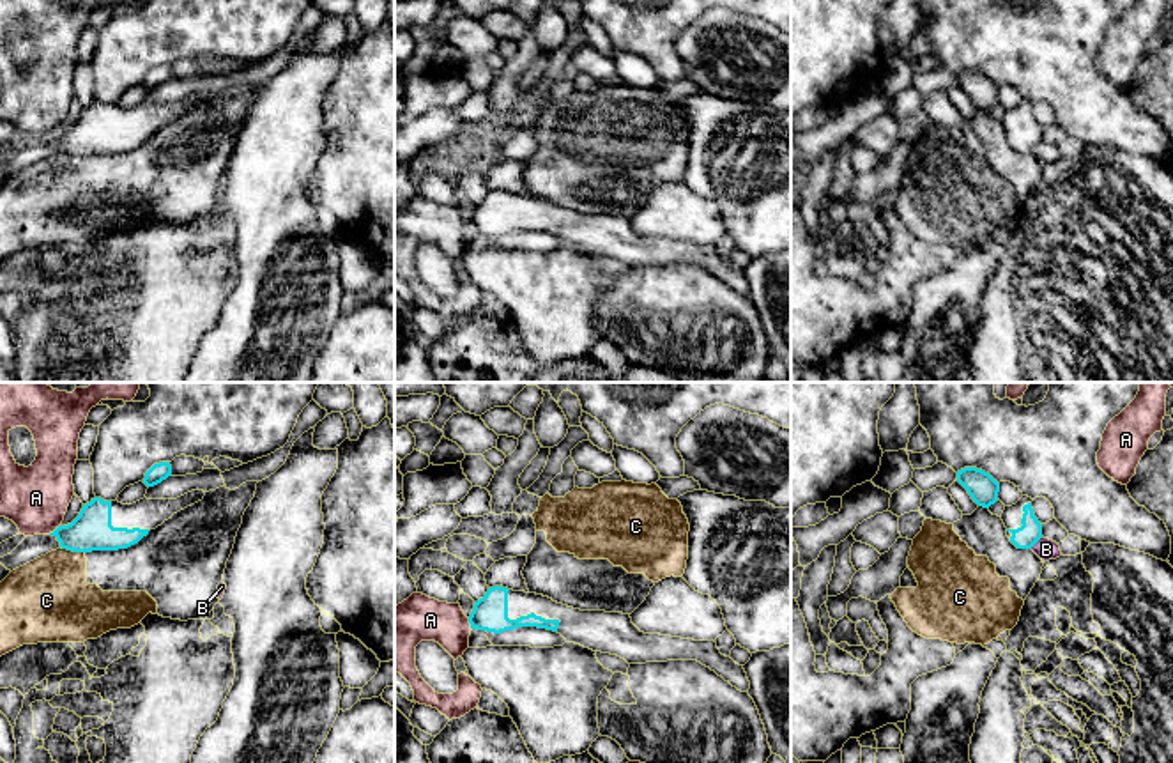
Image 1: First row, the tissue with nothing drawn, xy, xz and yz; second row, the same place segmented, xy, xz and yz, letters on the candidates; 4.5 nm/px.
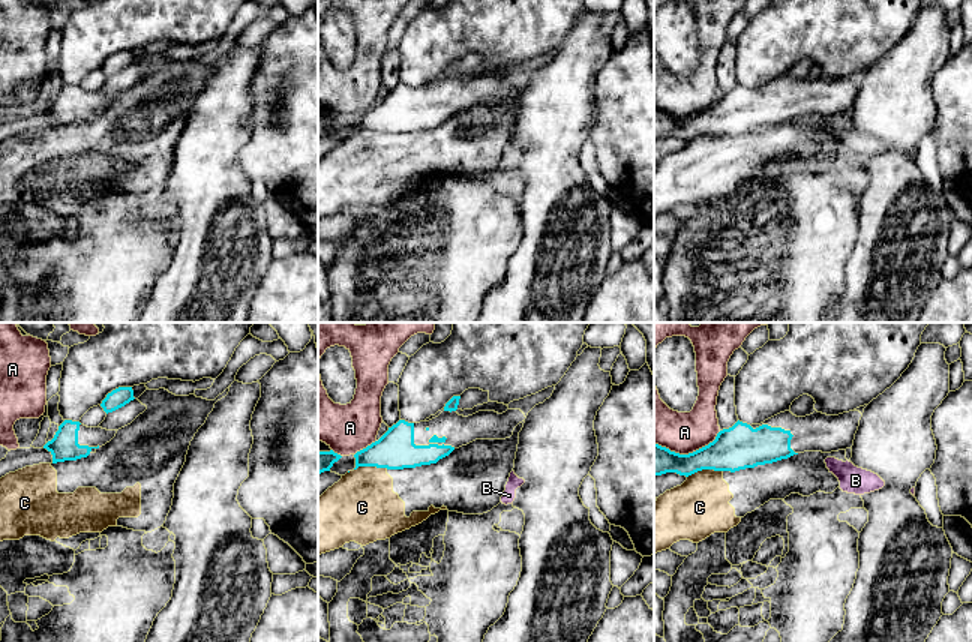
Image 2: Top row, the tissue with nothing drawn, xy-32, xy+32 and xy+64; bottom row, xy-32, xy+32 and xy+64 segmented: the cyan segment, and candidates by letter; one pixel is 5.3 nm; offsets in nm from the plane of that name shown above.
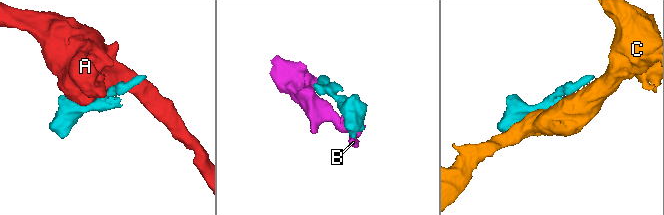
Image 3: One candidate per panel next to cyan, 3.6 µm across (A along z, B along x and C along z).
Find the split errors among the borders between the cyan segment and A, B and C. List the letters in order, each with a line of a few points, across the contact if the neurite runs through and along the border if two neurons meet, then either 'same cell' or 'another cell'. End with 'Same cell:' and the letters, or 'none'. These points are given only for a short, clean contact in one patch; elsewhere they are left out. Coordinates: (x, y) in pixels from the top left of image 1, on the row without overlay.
A: another cell
B: another cell
C: another cell
Same cell: none

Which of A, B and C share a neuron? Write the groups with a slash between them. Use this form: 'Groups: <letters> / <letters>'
Groups: A / B / C

